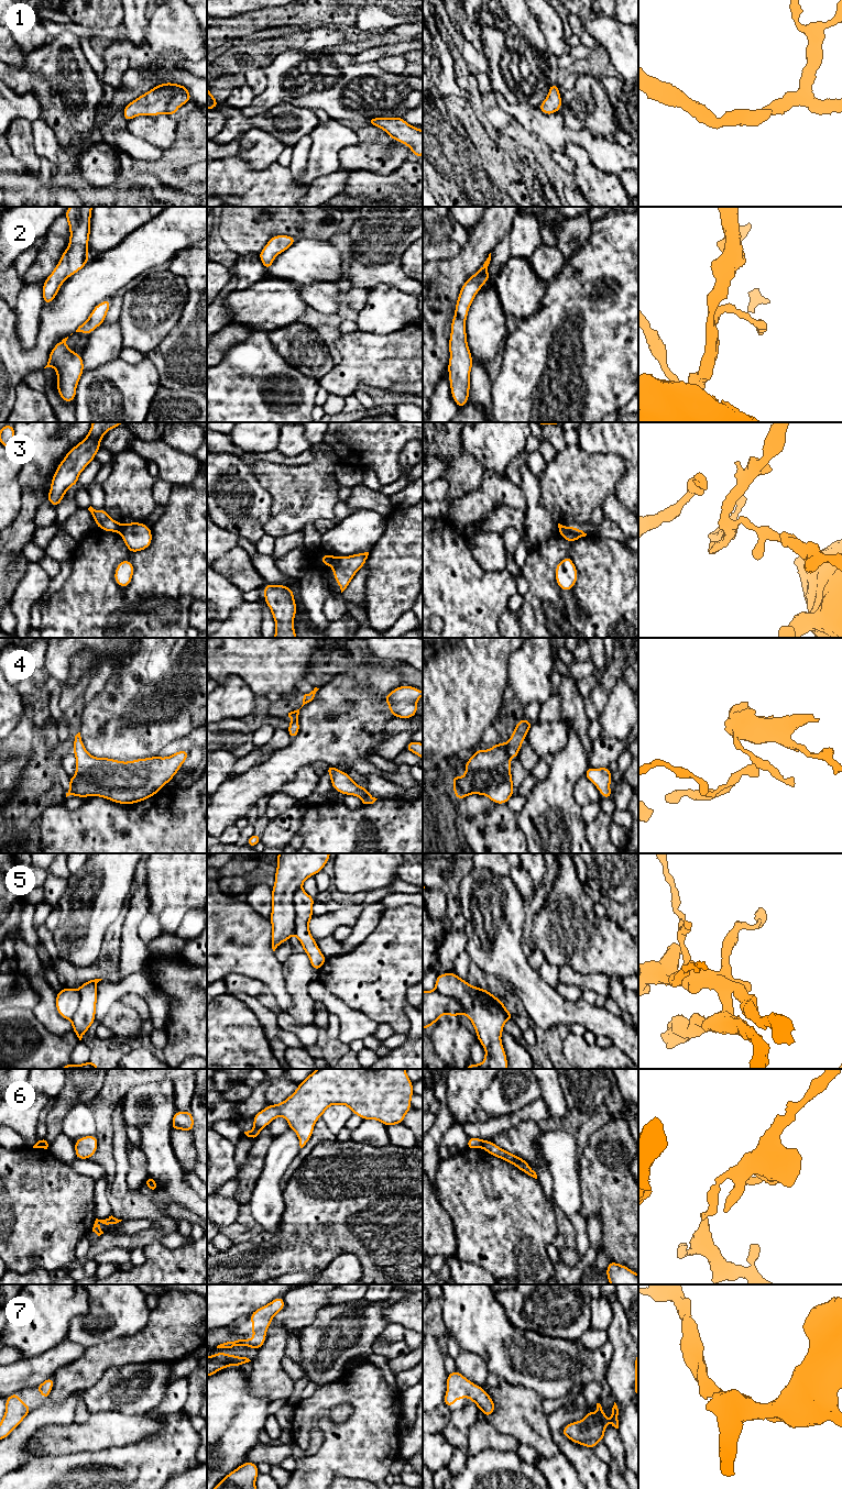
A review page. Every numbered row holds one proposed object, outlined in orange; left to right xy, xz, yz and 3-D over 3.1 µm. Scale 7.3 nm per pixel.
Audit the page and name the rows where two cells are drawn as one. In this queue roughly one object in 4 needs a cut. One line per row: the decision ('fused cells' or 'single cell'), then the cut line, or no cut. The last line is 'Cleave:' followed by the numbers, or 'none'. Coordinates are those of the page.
1: single cell; no cut
2: single cell; no cut
3: fused cells; cut in xy along (121, 525), (118, 531)
4: single cell; no cut
5: fused cells; cut in xz along (301, 886), (294, 894), (293, 933)
6: fused cells; cut in yz along (481, 1140), (482, 1146)
7: single cell; no cut
Cleave: 3, 5, 6

